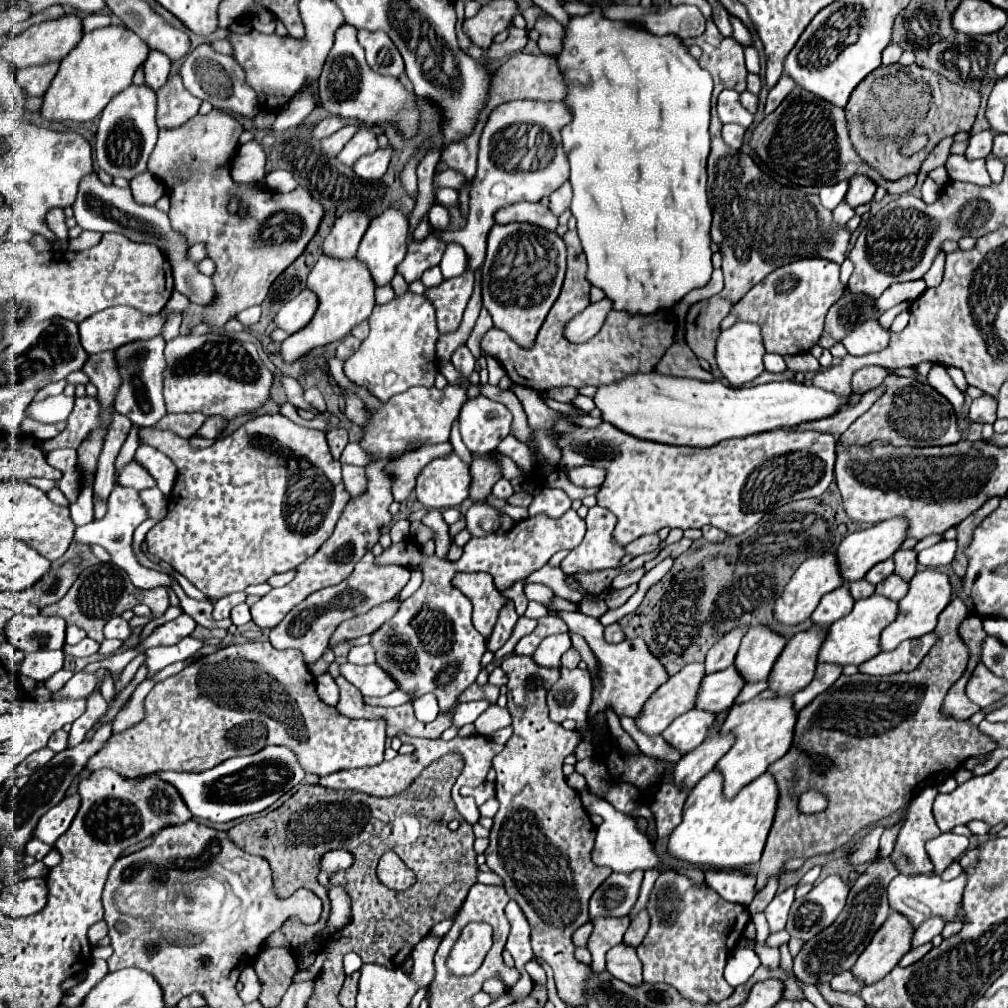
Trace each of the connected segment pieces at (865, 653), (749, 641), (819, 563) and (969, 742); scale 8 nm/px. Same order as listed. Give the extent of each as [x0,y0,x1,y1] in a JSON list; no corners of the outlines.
[[819,593,899,665],[735,625,787,683],[775,553,843,625],[757,597,997,889]]

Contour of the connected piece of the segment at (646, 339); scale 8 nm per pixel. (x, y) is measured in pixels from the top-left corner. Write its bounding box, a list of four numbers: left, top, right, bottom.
[481,230,677,393]

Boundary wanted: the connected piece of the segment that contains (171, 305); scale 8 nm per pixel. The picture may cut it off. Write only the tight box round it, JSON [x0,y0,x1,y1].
[79,293,189,355]

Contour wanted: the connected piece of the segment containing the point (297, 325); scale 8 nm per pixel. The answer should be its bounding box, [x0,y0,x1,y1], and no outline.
[275,289,319,335]

